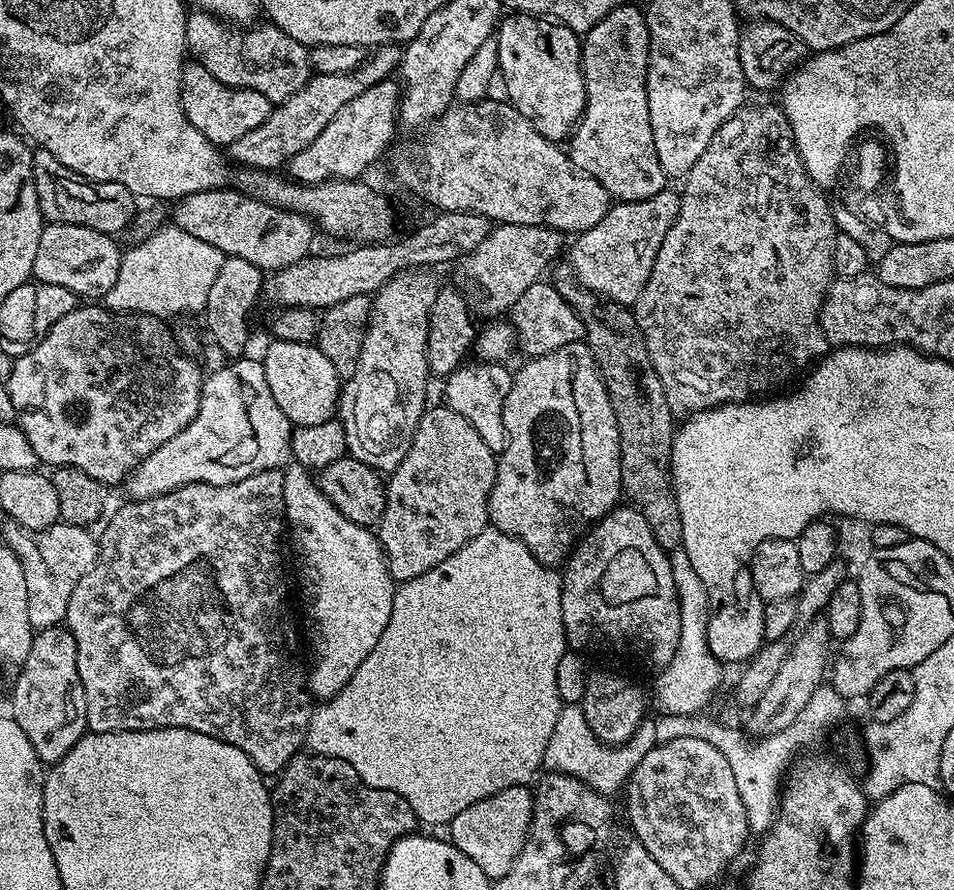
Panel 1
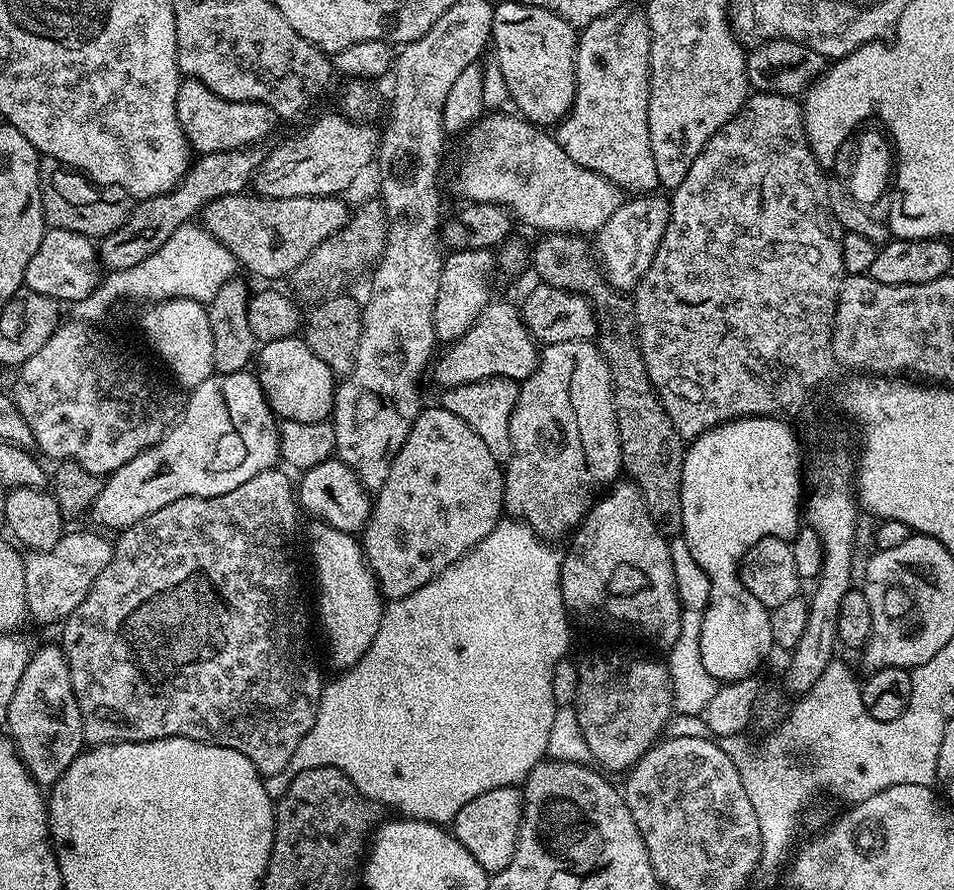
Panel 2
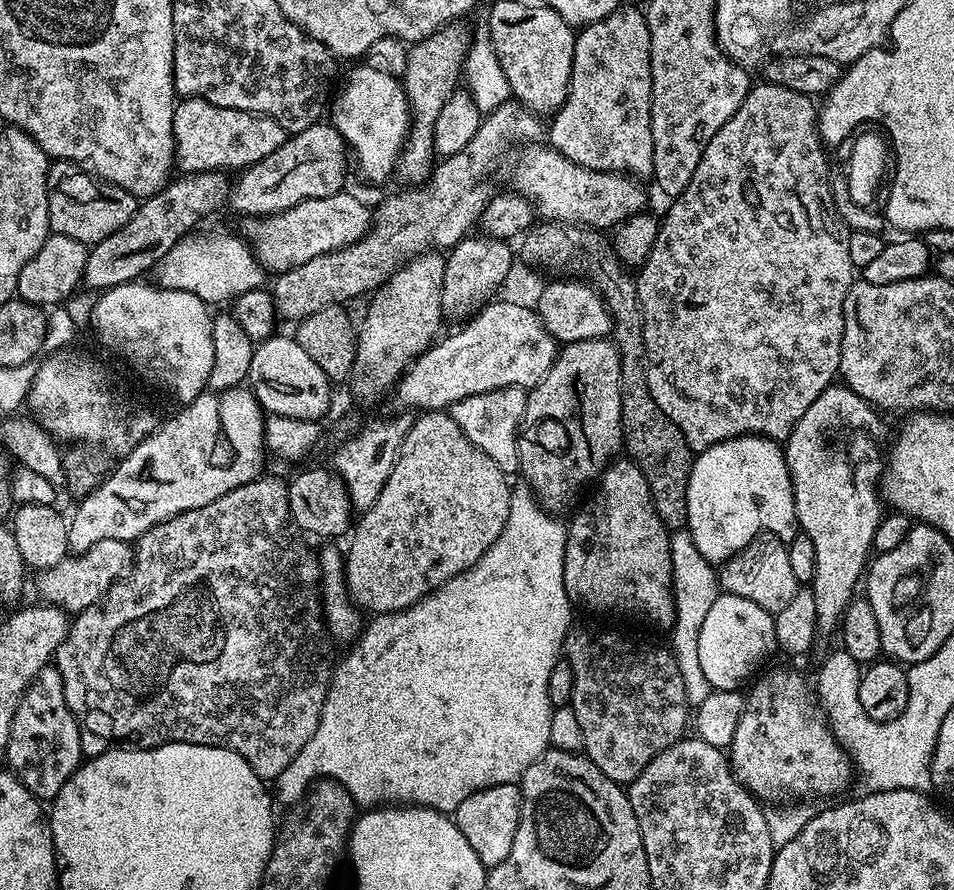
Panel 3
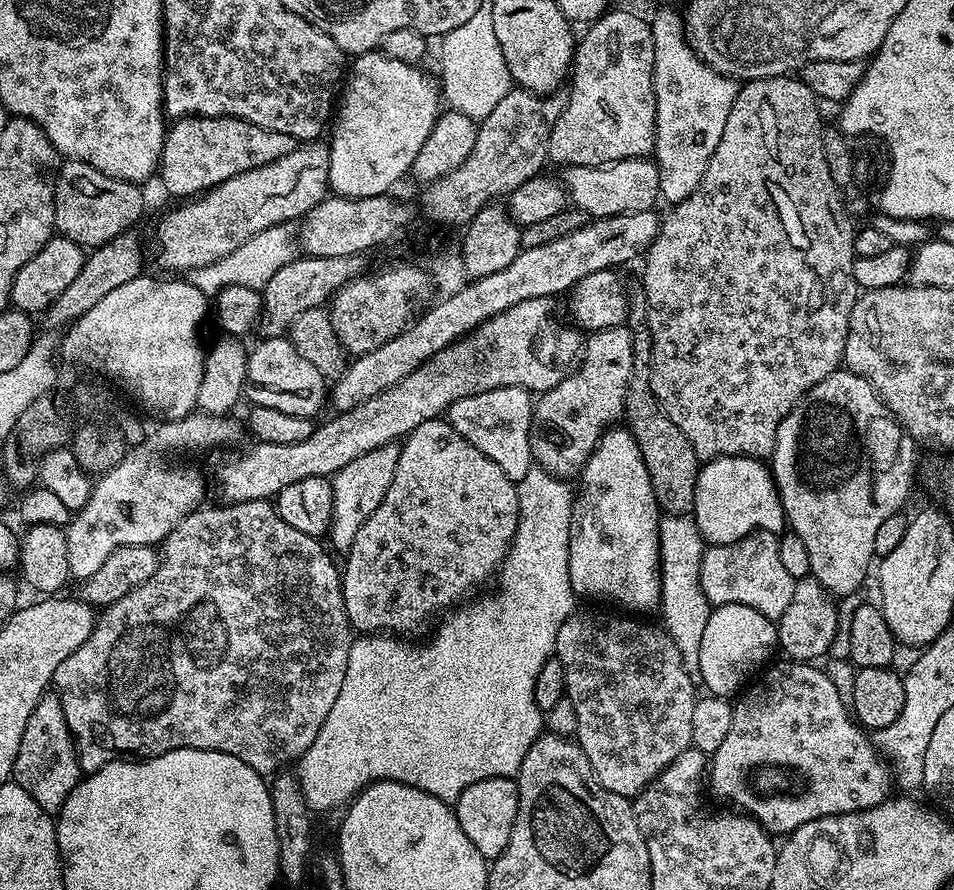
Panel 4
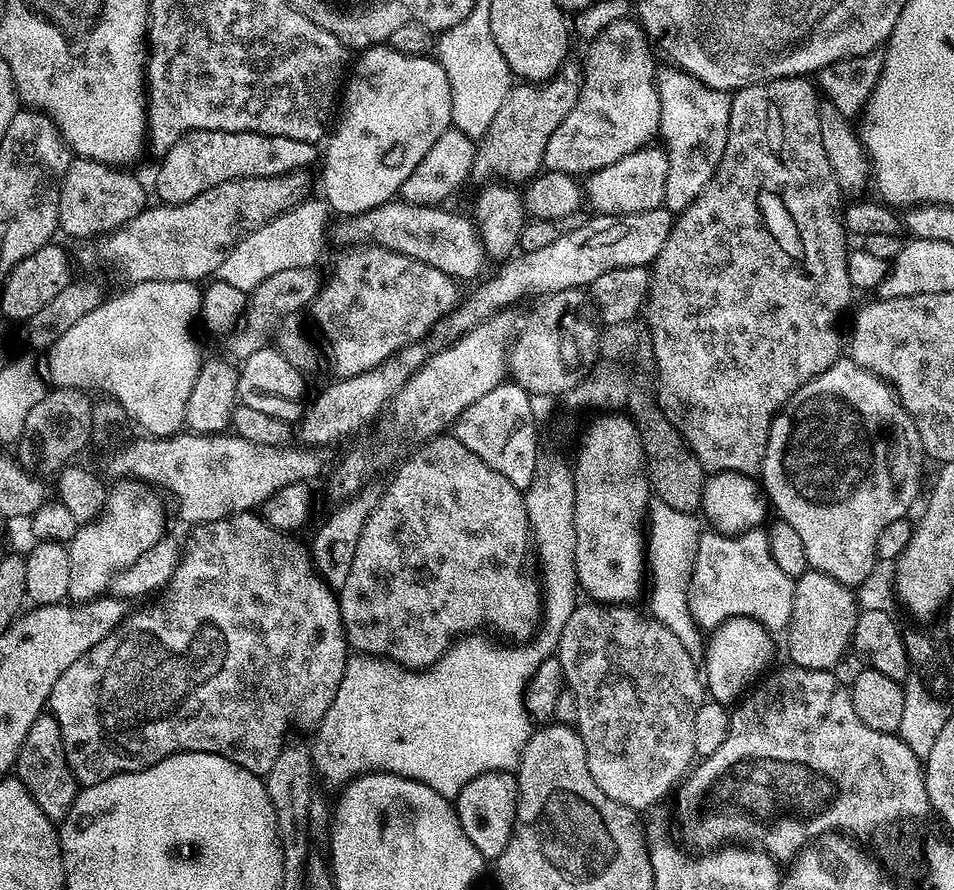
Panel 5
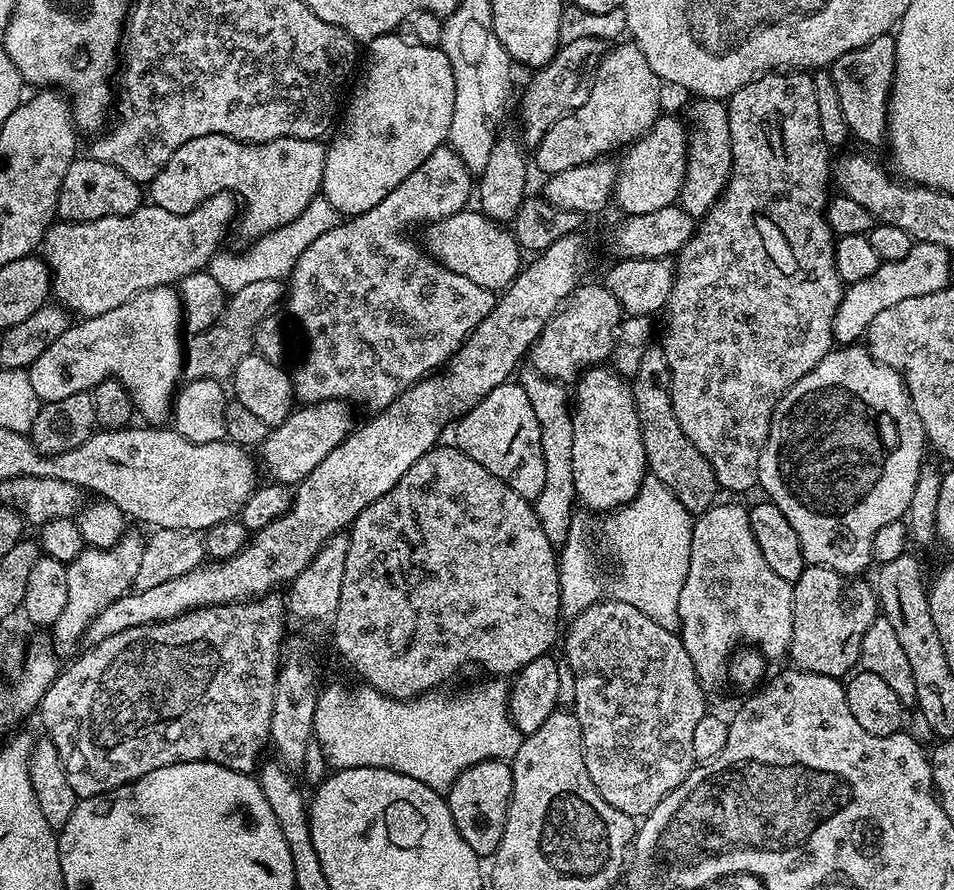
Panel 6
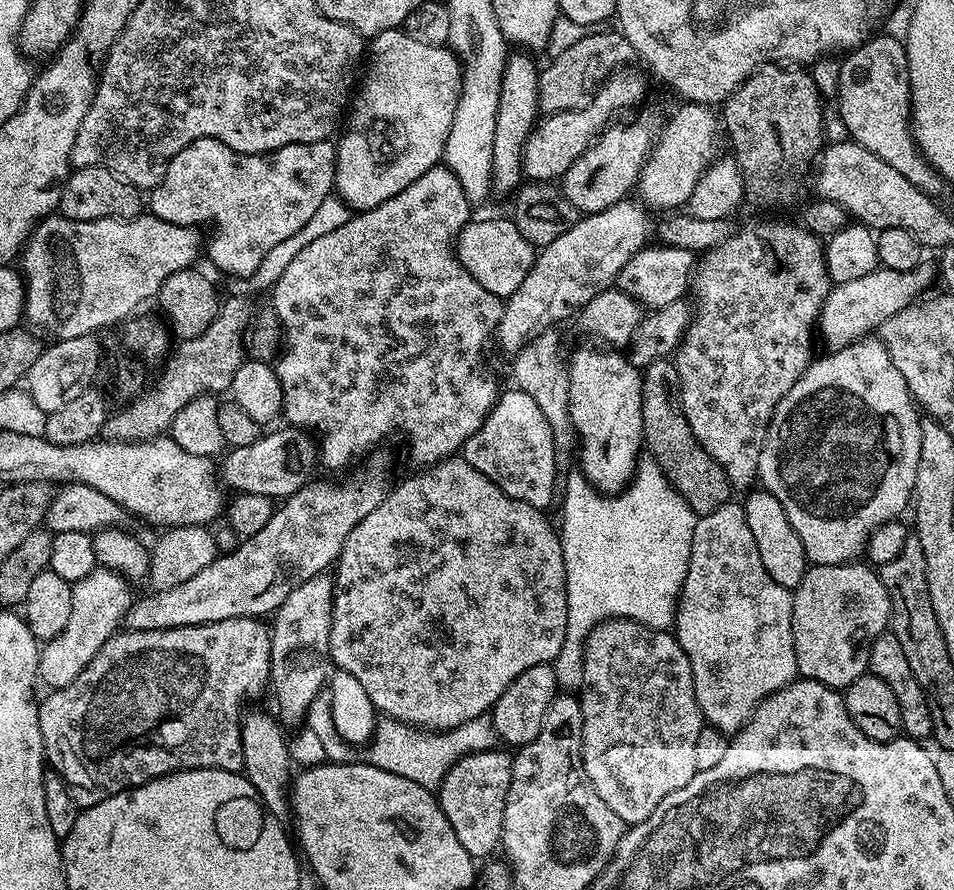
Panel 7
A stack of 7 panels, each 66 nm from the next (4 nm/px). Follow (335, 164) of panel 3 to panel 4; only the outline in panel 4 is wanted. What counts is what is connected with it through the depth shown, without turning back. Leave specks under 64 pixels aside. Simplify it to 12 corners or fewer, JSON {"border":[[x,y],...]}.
{"border":[[304,142],[156,224],[156,260],[188,274],[329,195]]}

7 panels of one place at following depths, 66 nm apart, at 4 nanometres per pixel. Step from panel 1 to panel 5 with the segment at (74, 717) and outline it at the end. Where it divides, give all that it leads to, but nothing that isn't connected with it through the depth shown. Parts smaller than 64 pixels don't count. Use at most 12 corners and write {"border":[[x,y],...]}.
{"border":[[50,714],[30,726],[15,779],[54,822],[78,785]]}

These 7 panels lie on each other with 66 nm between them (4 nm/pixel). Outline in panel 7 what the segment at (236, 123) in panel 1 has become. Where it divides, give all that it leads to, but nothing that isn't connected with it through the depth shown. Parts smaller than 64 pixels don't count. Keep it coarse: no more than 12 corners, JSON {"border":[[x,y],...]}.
{"border":[[198,138],[151,215],[213,224],[206,256],[247,278],[333,195],[336,144],[235,152]]}

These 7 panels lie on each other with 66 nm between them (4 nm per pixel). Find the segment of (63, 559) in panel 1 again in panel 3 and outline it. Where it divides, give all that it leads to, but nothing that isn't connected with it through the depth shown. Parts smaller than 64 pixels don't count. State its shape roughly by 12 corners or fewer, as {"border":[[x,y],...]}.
{"border":[[106,538],[36,580],[39,599],[75,614],[133,567],[129,541]]}

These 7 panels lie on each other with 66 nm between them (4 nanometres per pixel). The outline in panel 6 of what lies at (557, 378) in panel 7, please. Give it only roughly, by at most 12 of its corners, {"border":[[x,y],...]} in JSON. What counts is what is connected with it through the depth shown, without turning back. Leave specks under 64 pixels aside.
{"border":[[521,371],[542,430],[546,482],[534,507],[563,545],[577,503],[570,392]]}

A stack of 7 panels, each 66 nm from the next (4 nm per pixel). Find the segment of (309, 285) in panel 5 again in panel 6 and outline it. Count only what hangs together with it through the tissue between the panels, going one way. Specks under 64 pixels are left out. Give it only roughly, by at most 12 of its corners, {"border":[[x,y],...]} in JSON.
{"border":[[284,280],[250,282],[186,340],[188,380],[227,381],[253,351]]}

